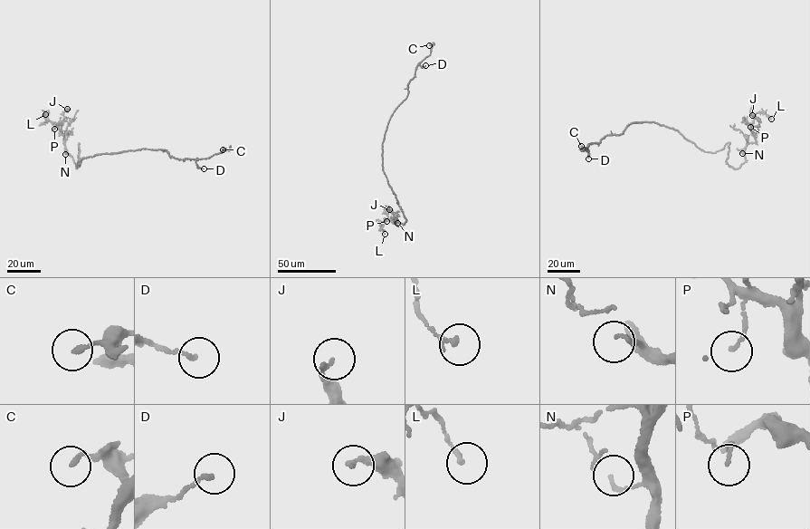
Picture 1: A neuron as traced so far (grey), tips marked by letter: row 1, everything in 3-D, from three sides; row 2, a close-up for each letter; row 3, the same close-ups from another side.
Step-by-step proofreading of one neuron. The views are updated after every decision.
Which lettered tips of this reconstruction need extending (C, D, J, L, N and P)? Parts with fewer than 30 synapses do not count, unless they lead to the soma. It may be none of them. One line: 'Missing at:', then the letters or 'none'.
Missing at: none

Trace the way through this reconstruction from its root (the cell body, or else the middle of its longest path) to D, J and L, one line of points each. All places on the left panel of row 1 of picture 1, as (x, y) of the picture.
D: (83, 158), (142, 149), (160, 149), (166, 150), (173, 158), (195, 159), (197, 167), (204, 168)
J: (83, 158), (79, 166), (79, 143), (76, 168), (65, 147), (61, 129), (63, 112), (67, 109)
L: (83, 158), (79, 166), (79, 143), (76, 168), (65, 147), (63, 134), (45, 114)

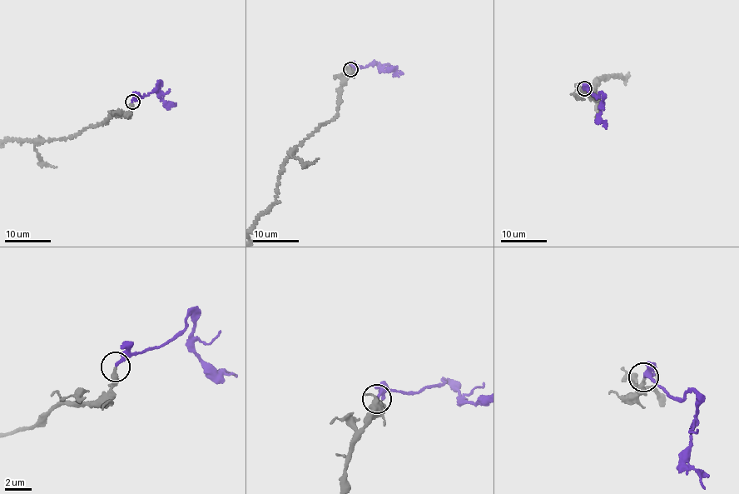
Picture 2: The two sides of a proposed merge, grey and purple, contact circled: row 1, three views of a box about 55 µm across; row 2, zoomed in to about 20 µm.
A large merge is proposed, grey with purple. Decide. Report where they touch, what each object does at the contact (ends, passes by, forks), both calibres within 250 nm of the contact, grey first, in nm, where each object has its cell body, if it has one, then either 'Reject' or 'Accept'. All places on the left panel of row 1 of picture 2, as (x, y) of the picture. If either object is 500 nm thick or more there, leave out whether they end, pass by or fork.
Place: (132, 102). At the ring grey ends. At the ring purple passes by. Thickness 320 nm (grey) against 160 nm. Soma of grey: none. Soma of purple: none. Accept

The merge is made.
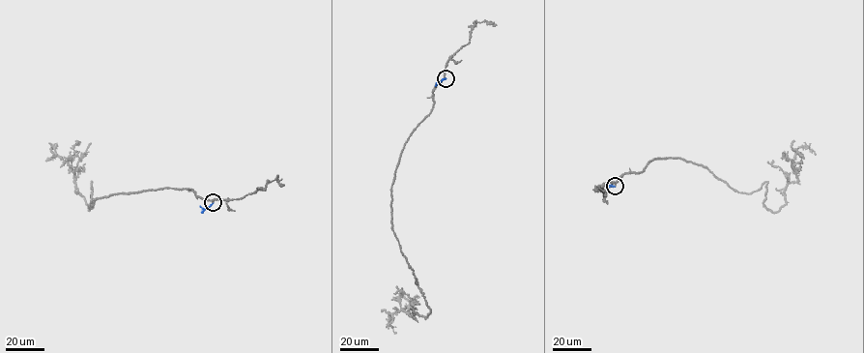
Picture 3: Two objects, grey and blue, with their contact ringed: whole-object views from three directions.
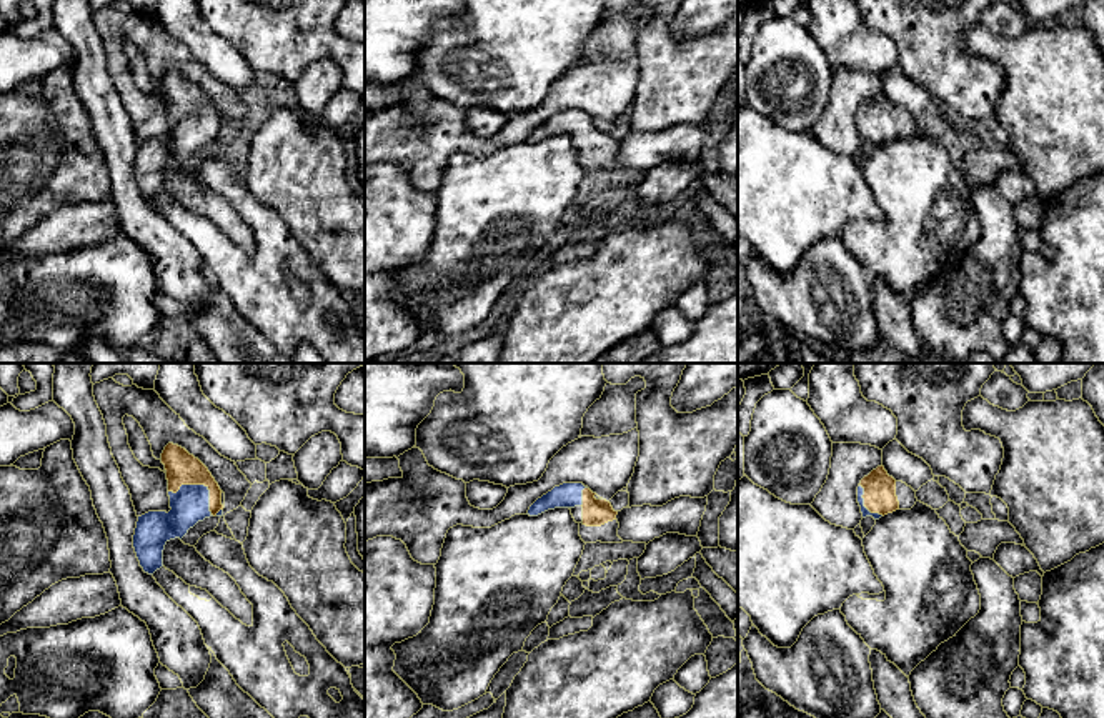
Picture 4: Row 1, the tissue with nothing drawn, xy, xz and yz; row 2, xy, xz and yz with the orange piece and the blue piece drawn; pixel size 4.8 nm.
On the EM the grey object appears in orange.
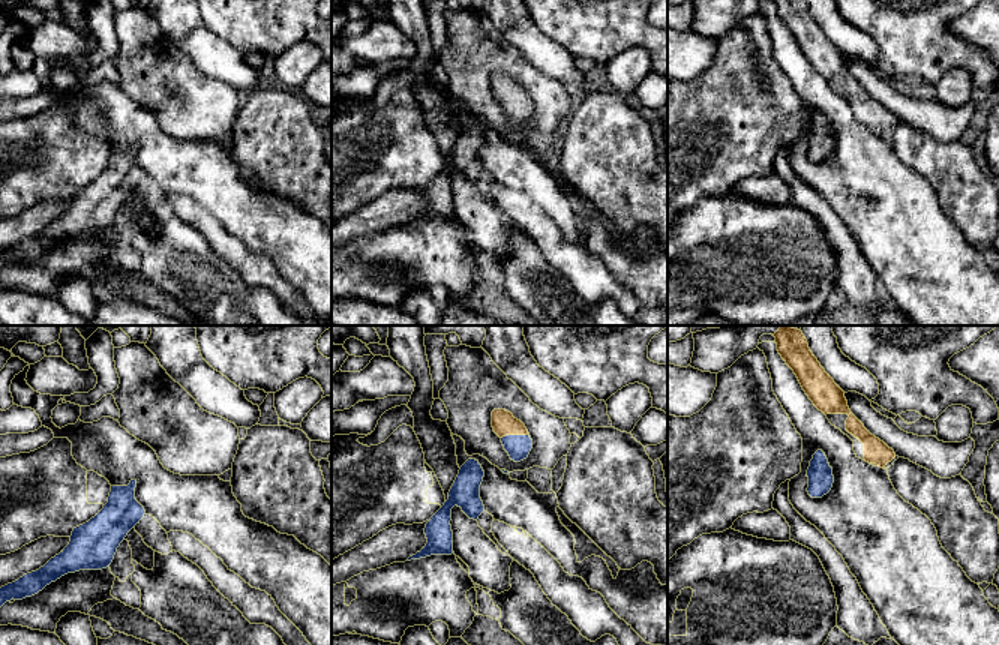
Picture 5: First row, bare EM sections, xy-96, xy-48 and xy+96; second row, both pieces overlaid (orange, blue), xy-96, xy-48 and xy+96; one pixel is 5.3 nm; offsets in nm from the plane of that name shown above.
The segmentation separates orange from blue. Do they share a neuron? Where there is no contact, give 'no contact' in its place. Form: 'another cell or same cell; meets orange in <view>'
same cell; meets orange in xy

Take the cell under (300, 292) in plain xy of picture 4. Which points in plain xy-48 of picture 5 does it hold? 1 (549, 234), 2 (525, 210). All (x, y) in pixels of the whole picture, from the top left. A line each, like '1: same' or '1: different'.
1: different
2: different

